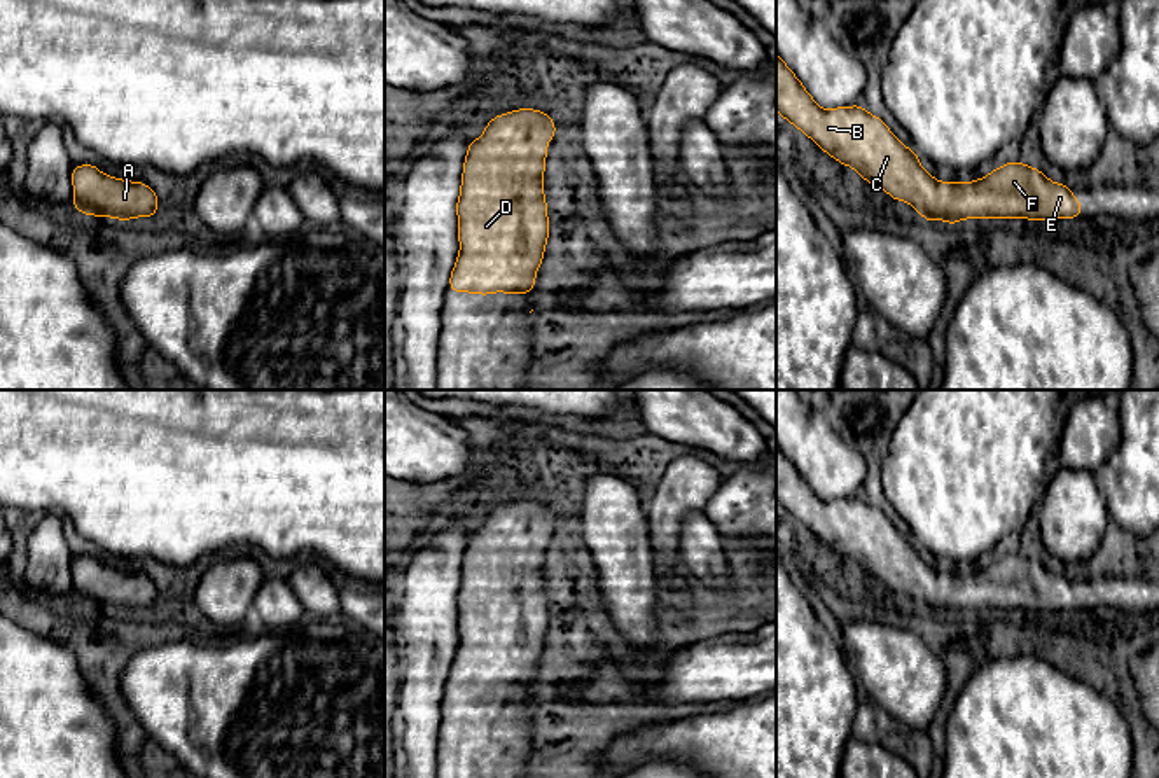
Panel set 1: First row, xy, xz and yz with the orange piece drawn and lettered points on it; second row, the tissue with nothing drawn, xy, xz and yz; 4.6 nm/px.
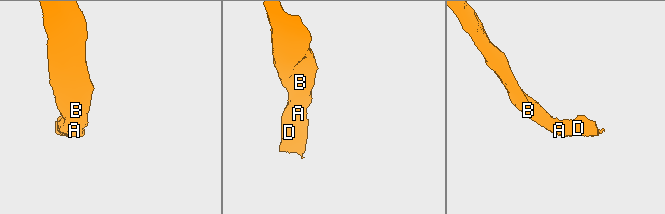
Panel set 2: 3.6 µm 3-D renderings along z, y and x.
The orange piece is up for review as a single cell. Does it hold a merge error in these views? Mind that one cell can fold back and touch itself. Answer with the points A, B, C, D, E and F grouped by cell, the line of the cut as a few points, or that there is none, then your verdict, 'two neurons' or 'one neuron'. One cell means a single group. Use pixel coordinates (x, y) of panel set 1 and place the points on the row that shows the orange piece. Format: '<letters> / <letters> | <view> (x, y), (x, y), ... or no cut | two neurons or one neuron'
A B C D E F | no cut | one neuron

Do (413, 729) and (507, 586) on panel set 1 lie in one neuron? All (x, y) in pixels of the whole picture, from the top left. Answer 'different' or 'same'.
different

